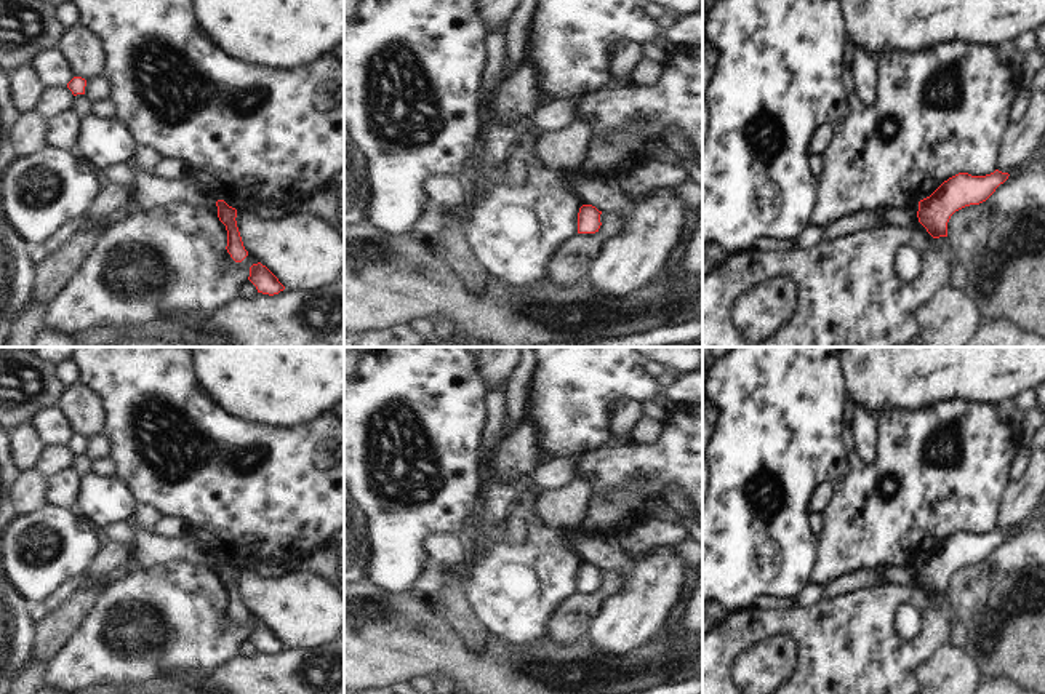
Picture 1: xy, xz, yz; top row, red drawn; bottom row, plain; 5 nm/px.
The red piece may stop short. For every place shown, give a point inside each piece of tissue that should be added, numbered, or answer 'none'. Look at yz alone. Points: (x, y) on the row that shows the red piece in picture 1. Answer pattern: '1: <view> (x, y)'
none

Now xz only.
none

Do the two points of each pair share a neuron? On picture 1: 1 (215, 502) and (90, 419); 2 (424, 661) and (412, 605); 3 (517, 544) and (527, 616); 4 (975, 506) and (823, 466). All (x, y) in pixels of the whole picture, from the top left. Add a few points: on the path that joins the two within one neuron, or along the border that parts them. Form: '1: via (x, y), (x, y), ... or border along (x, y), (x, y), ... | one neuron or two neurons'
1: border along (93, 390), (103, 408), (103, 430) | two neurons
2: via (421, 646), (412, 637), (412, 619) | one neuron
3: via (520, 562), (520, 598) | one neuron
4: border along (840, 435), (848, 469), (832, 480) | two neurons

